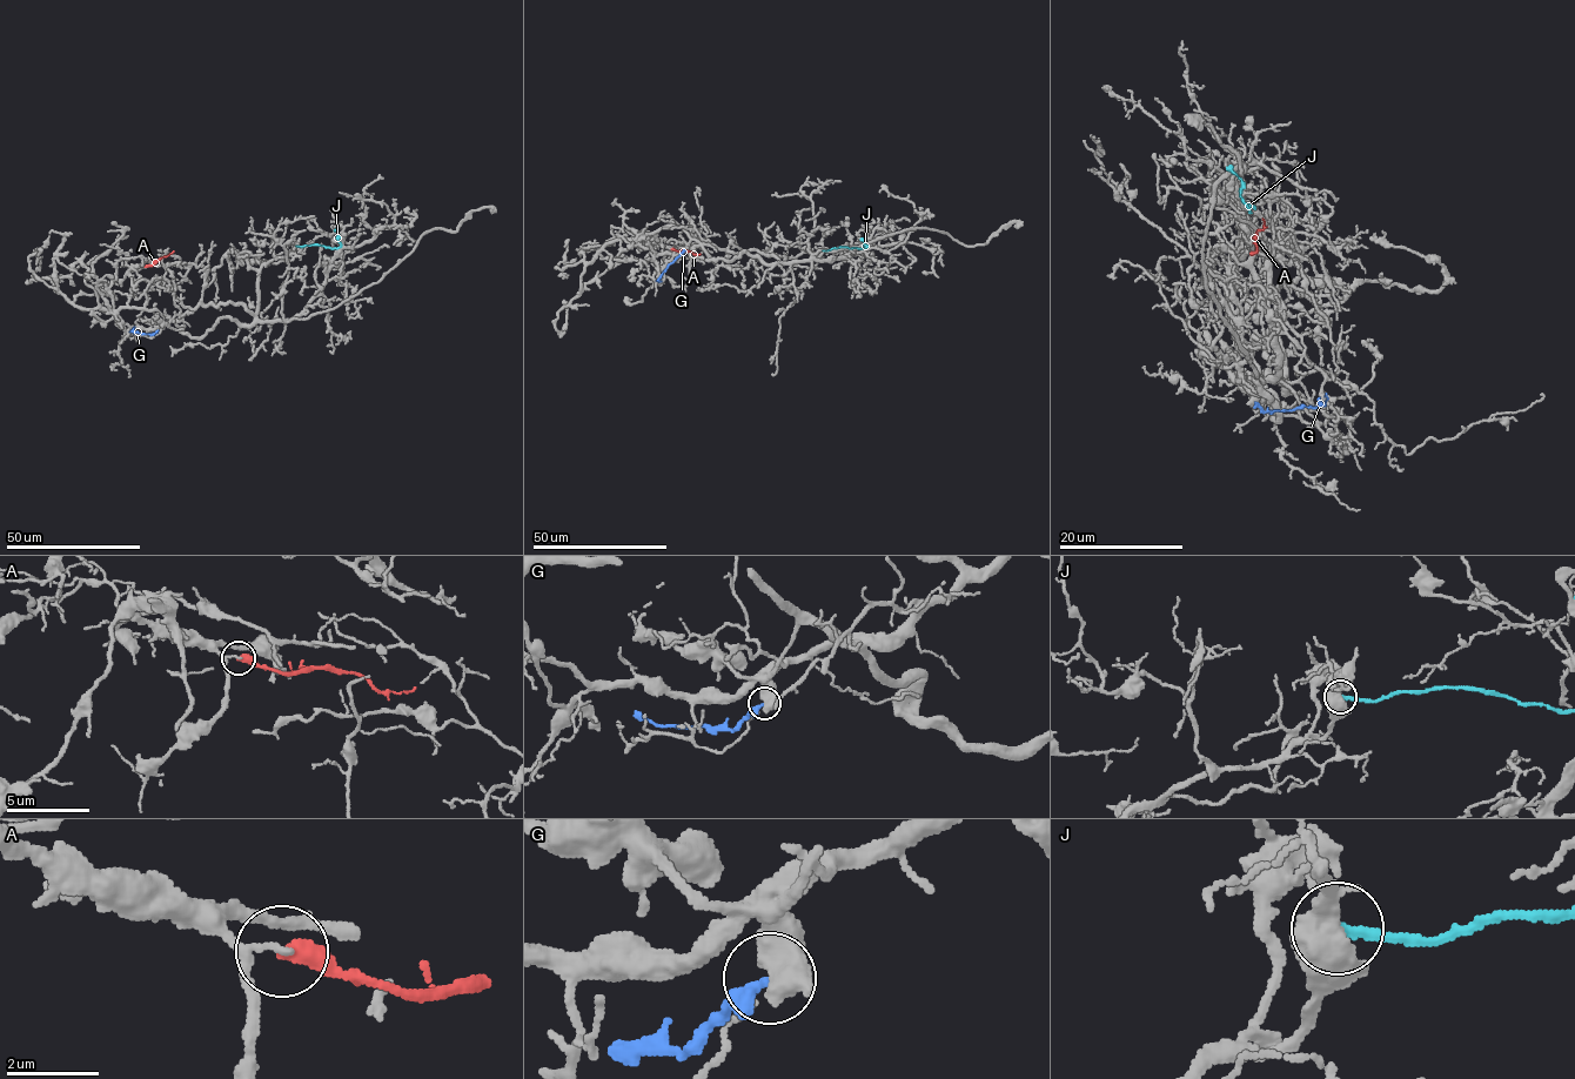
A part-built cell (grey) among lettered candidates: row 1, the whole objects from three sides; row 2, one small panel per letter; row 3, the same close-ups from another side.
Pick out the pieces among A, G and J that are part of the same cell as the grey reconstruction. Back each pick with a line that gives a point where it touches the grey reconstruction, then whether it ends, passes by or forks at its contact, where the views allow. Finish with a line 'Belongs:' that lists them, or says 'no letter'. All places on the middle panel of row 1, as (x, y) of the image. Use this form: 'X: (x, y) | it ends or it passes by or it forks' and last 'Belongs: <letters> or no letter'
Belongs: no letter

